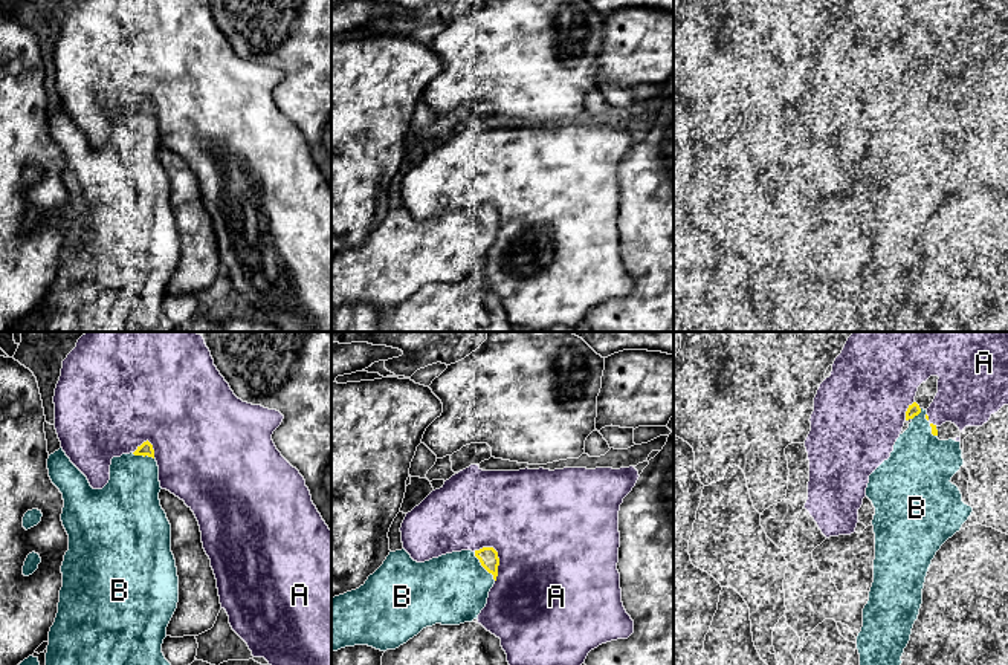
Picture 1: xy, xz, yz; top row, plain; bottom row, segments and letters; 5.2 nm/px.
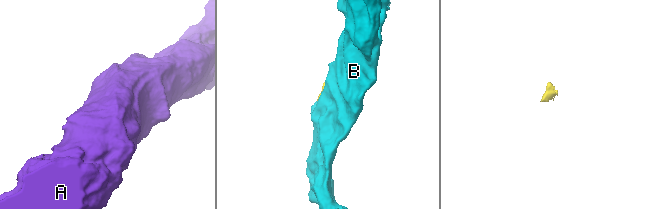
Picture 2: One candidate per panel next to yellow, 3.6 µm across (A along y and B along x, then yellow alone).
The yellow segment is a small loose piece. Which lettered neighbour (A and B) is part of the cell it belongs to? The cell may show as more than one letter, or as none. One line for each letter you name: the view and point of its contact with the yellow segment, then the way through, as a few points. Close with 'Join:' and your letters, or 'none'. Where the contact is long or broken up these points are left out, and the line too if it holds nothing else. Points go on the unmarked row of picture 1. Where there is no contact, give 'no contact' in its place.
B: xz (483, 223)
Join: B

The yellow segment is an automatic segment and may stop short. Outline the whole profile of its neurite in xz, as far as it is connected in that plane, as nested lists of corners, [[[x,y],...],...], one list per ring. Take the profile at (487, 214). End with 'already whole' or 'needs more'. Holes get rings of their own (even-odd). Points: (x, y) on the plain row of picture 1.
[[[493,205],[452,209],[425,220],[414,219],[405,206],[389,209],[363,243],[331,257],[331,309],[354,303],[396,307],[426,284],[478,277],[496,238],[498,223]]]; needs more

